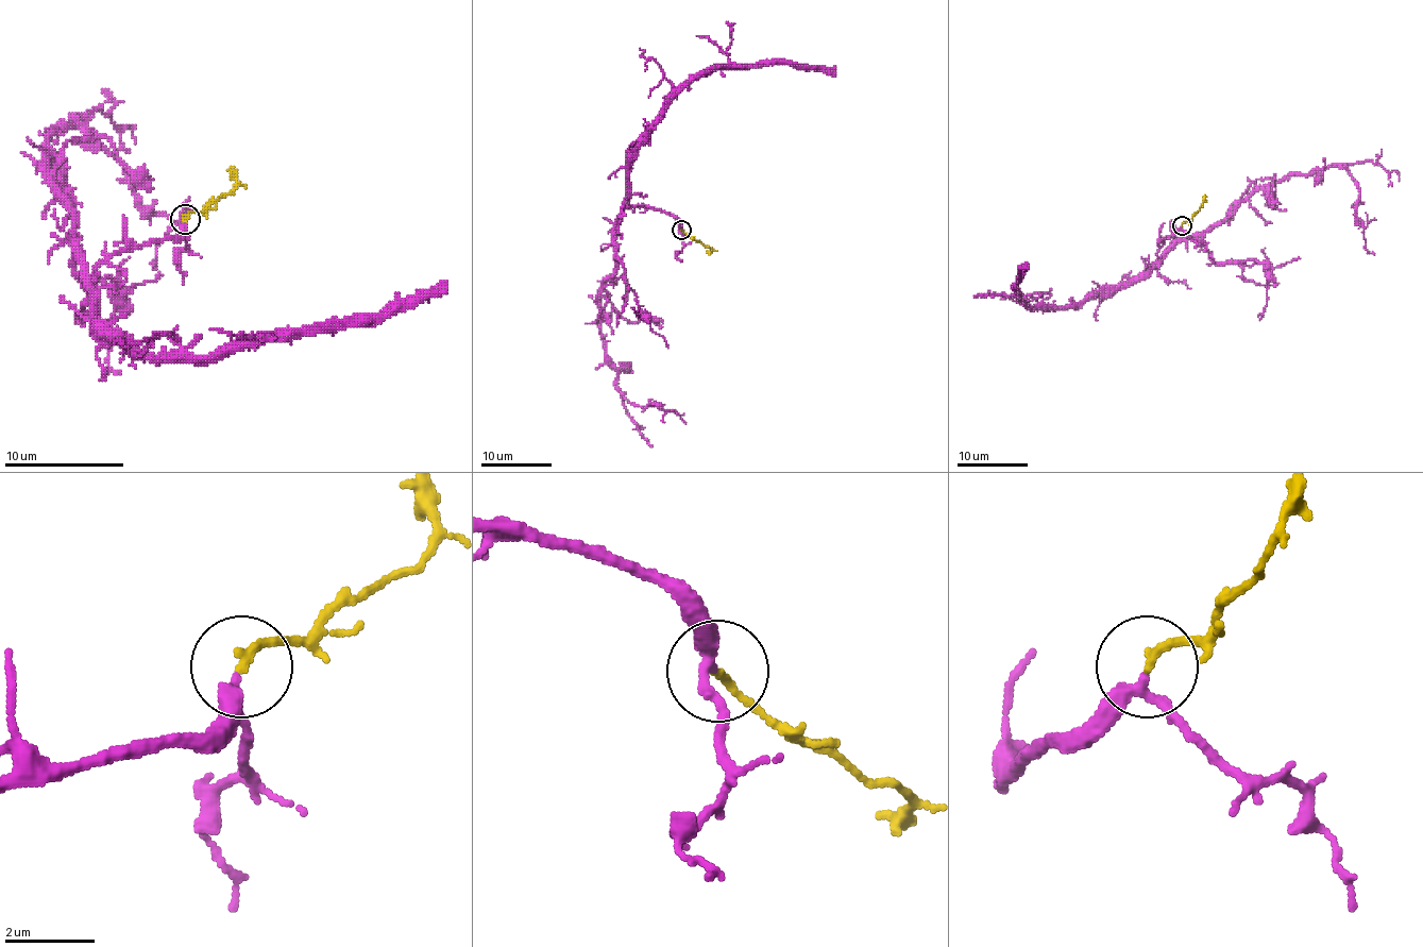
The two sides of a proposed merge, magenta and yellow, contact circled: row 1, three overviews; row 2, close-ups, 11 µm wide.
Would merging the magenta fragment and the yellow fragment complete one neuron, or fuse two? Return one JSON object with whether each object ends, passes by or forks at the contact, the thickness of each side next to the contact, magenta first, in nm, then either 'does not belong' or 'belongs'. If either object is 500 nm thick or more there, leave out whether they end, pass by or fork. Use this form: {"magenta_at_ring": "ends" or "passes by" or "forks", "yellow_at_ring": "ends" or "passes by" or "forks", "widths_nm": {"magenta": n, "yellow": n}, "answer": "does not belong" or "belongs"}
{"magenta_at_ring": "passes by", "yellow_at_ring": "ends", "widths_nm": {"magenta": 260, "yellow": 190}, "answer": "belongs"}

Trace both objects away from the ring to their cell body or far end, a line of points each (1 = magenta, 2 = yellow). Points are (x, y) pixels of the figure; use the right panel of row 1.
1: (1182, 226), (1157, 255), (1200, 239), (1254, 191), (1340, 167), (1360, 192), (1356, 218), (1374, 255)
2: (1182, 224), (1201, 207), (1205, 195)

